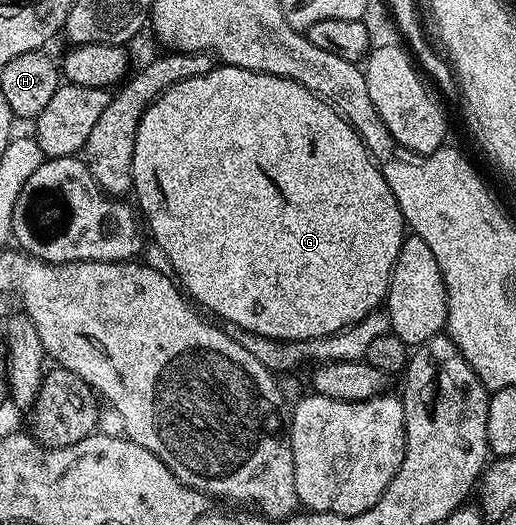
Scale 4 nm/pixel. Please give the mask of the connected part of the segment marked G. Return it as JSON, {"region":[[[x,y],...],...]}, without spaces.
{"region":[[[215,66],[203,74],[203,78],[187,78],[187,82],[171,86],[153,100],[151,106],[147,106],[135,134],[132,191],[135,196],[137,192],[137,200],[141,203],[139,212],[147,225],[148,235],[149,232],[153,235],[158,250],[173,267],[172,275],[179,281],[188,299],[198,300],[206,308],[206,313],[222,316],[226,325],[234,324],[234,329],[272,340],[288,342],[323,338],[323,334],[335,334],[350,328],[359,322],[359,318],[378,311],[385,303],[395,258],[407,235],[407,225],[399,210],[399,202],[395,202],[395,194],[391,194],[391,186],[387,186],[359,134],[333,106],[299,82],[246,68]]]}

